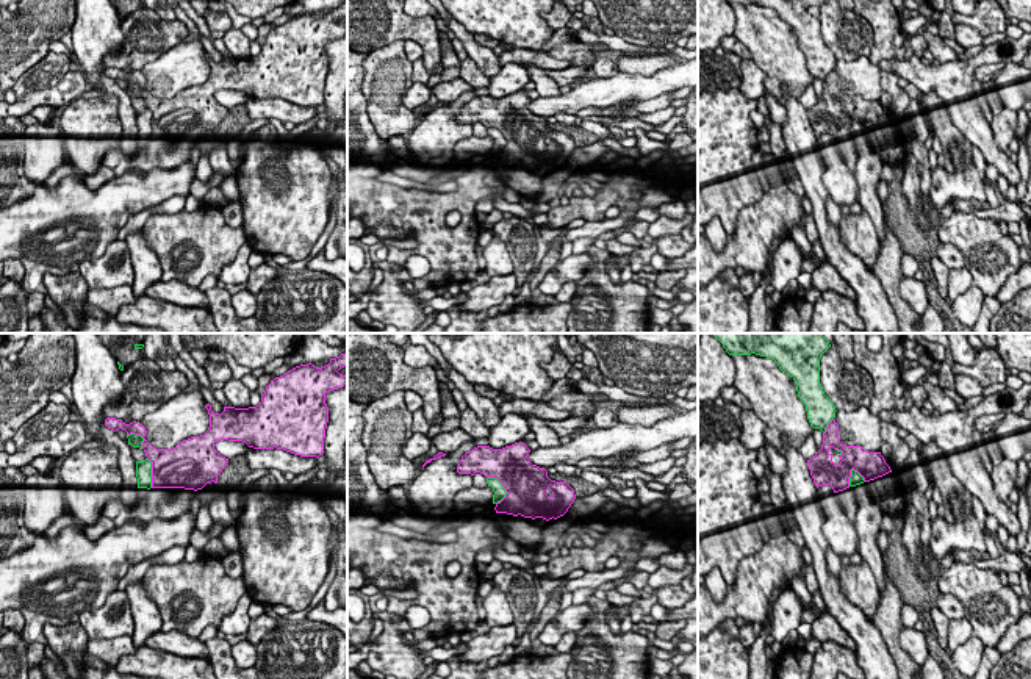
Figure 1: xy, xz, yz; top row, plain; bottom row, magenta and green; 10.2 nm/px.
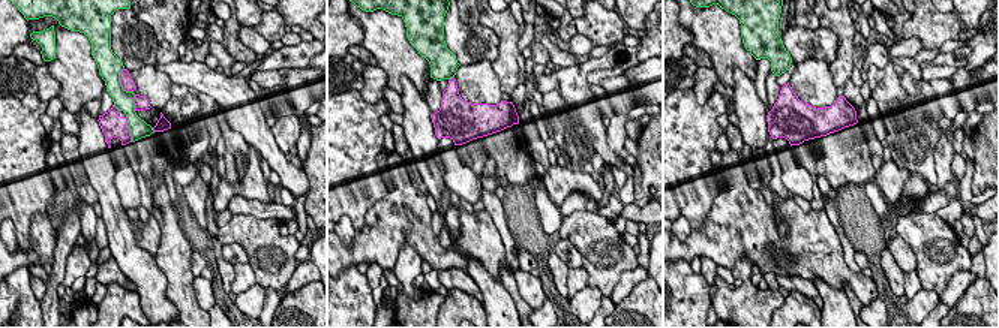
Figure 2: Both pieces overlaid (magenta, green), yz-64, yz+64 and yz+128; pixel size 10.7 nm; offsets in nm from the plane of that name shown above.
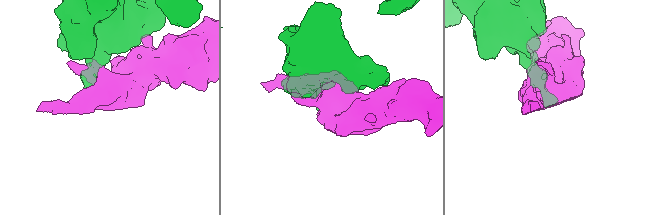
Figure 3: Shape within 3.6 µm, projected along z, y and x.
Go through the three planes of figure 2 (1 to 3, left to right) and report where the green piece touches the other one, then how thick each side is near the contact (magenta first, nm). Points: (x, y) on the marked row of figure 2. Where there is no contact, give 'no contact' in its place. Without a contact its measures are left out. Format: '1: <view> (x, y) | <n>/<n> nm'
1: yz-64 (120, 83) | 140/260 nm
2: yz+64 (450, 78) | 220/300 nm
3: no contact

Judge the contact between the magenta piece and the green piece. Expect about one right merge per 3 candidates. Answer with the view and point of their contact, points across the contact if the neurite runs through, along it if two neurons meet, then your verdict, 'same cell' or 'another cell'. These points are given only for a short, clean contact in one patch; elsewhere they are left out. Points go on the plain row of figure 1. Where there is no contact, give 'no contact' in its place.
contact xz (504, 136); another cell

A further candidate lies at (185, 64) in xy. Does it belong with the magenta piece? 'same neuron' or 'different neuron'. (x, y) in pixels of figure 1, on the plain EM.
different neuron

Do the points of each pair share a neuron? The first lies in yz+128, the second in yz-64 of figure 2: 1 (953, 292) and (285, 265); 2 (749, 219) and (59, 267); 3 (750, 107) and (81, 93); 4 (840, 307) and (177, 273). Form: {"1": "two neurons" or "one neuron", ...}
{"1": "two neurons", "2": "two neurons", "3": "two neurons", "4": "two neurons"}

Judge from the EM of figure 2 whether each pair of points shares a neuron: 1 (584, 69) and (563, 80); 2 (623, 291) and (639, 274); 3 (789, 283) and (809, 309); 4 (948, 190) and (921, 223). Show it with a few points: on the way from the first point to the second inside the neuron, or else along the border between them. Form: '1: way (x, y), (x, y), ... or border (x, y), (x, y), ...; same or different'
1: way (579, 74), (573, 80), (567, 80); same
2: way (626, 286), (635, 277); same
3: way (795, 288), (803, 297), (803, 303); same
4: border (909, 211), (935, 213); different

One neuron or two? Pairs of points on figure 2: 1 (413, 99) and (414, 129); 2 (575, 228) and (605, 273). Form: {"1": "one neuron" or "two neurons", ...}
{"1": "one neuron", "2": "one neuron"}

